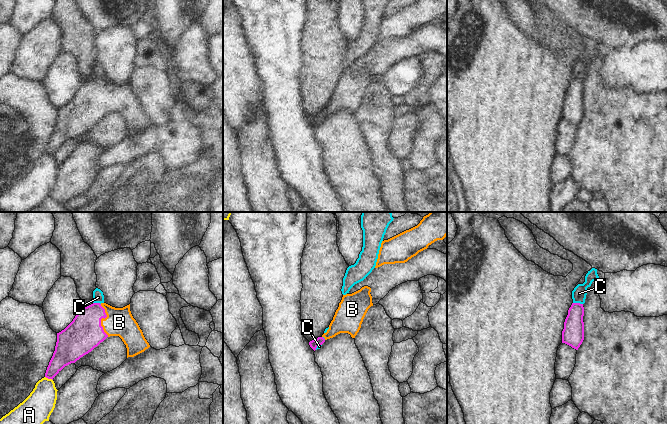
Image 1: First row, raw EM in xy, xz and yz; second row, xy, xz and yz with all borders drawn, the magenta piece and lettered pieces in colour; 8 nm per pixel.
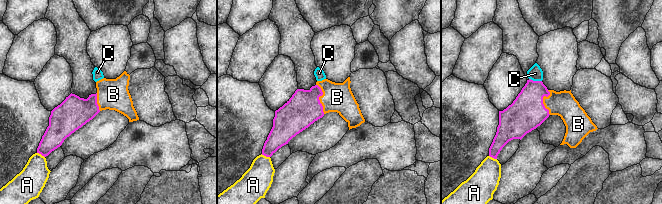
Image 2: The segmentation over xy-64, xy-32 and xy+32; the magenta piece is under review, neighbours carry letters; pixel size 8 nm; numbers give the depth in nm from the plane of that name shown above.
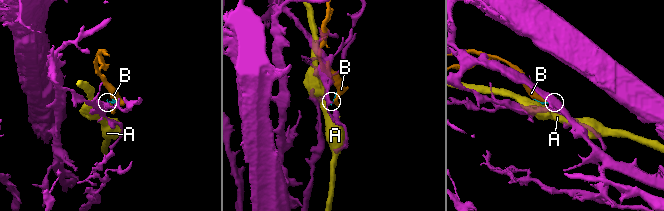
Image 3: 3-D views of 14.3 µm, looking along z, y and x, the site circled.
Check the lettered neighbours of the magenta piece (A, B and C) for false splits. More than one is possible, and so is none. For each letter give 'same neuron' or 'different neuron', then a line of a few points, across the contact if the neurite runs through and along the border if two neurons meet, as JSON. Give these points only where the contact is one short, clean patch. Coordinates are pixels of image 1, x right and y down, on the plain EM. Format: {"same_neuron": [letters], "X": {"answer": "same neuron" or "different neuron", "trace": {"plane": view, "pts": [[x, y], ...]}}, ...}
{"same_neuron": ["B"], "A": {"answer": "different neuron"}, "B": {"answer": "same neuron", "trace": {"plane": "xy", "pts": [[84, 109], [101, 94], [119, 98]]}}, "C": {"answer": "different neuron"}}

